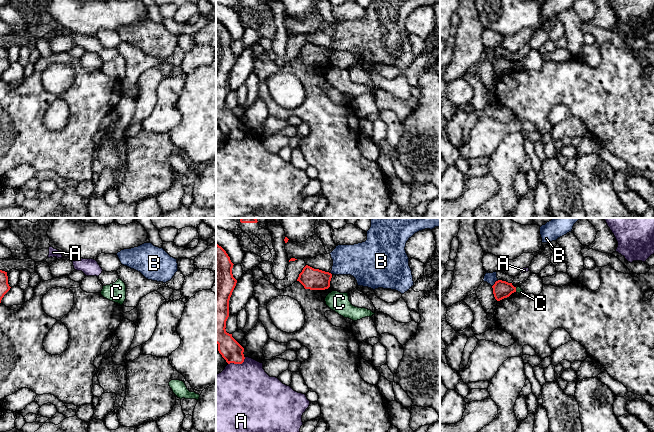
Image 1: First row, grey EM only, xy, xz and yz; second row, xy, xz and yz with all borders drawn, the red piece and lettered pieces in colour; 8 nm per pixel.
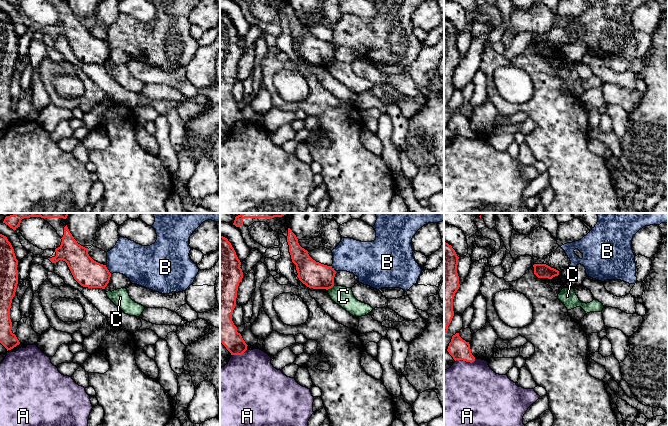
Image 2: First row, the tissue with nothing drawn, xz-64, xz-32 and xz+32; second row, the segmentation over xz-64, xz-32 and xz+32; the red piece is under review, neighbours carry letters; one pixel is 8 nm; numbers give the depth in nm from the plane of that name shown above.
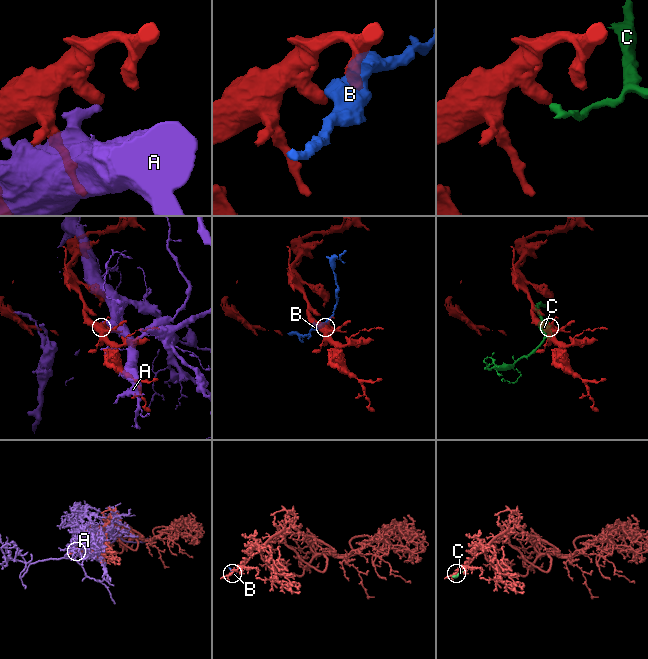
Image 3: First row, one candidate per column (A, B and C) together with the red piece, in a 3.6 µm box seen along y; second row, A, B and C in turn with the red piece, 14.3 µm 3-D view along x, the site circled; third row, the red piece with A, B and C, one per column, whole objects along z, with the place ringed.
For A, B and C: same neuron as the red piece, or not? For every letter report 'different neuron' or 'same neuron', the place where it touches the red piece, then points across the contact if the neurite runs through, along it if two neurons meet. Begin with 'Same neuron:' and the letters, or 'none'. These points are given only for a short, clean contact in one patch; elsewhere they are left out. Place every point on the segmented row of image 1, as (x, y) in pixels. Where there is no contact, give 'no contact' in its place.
Same neuron: none
A: different neuron | xz (237, 363)
B: different neuron | yz (495, 283) | along yz (498, 280), (492, 286)
C: different neuron | yz (515, 290) | along yz (515, 288), (516, 291)

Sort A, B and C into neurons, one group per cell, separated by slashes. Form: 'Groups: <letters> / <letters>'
Groups: A / B / C

